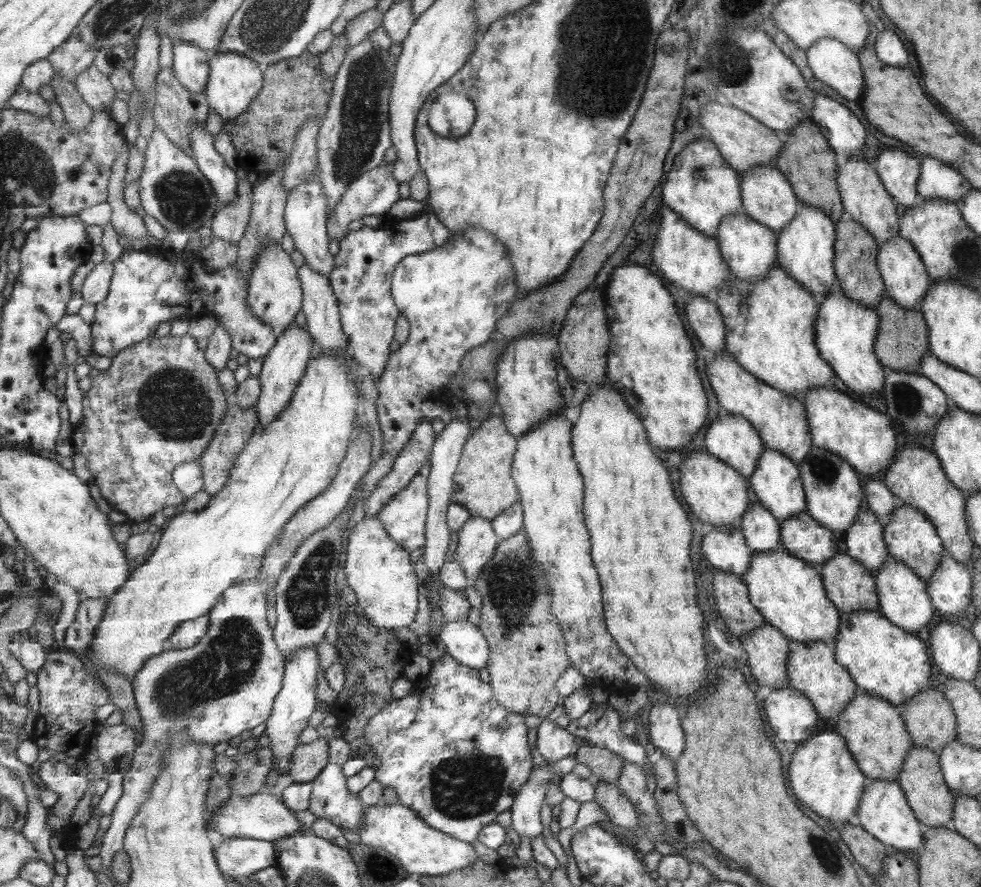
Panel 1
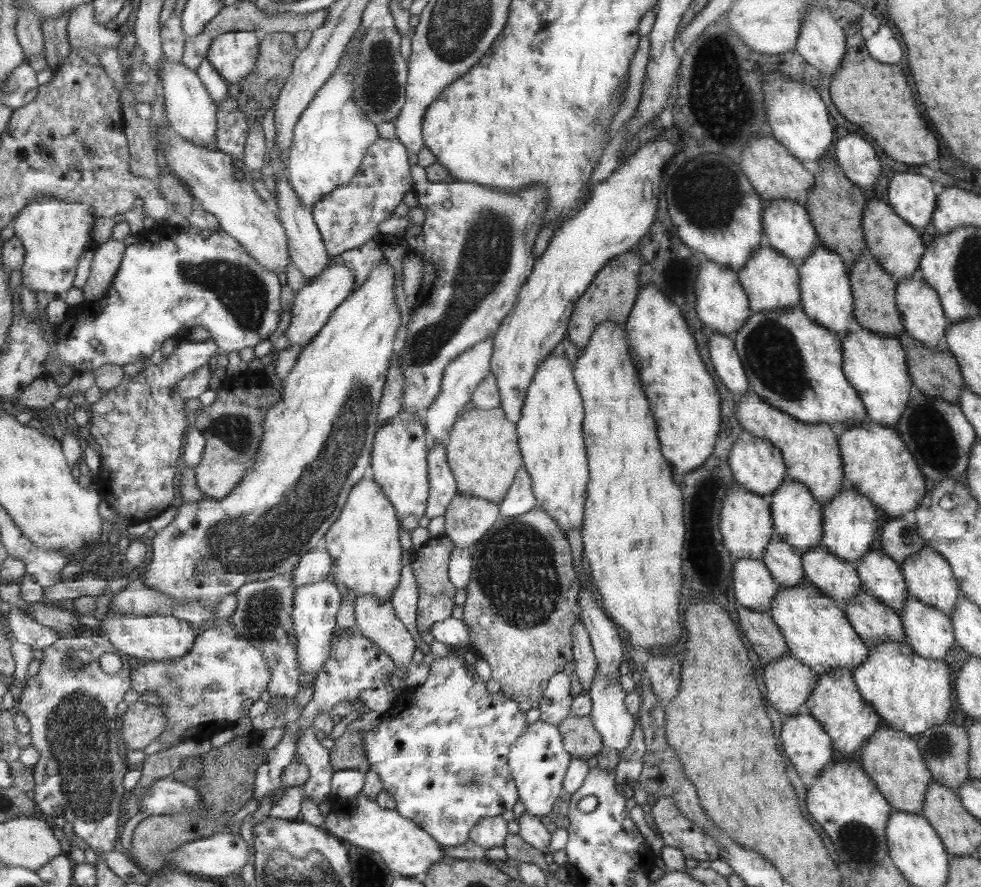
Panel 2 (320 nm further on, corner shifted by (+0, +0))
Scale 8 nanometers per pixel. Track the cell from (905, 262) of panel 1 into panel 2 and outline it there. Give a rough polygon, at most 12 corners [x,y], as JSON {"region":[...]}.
{"region":[[916,273],[898,281],[905,332],[940,348],[949,327],[936,290]]}

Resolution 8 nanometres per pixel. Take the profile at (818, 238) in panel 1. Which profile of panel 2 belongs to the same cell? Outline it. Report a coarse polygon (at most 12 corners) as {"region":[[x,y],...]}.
{"region":[[817,248],[797,264],[808,318],[839,337],[851,322],[843,259]]}

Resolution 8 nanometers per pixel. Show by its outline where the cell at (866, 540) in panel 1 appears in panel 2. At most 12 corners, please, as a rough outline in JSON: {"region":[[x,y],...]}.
{"region":[[879,548],[856,563],[862,590],[893,610],[908,594],[900,564]]}

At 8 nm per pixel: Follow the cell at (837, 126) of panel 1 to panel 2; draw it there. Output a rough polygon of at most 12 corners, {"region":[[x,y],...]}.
{"region":[[841,136],[833,158],[862,189],[881,172],[871,144],[859,136]]}

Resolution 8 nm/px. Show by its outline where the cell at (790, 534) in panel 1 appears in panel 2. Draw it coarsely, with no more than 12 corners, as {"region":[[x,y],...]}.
{"region":[[800,554],[804,580],[843,607],[863,587],[855,562]]}

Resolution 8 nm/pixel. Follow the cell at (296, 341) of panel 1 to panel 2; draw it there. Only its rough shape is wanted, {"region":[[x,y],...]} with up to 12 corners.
{"region":[[329,261],[296,292],[286,331],[308,345],[356,290],[356,274]]}

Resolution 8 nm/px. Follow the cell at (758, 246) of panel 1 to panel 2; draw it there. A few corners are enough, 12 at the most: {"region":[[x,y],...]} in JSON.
{"region":[[767,244],[737,271],[751,313],[800,304],[797,264]]}

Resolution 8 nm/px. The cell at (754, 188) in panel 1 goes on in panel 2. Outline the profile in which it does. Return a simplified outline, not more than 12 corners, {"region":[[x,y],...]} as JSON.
{"region":[[767,201],[766,244],[796,264],[814,251],[803,204]]}

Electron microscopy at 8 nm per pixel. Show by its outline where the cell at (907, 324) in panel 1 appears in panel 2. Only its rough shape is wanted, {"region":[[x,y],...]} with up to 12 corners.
{"region":[[907,333],[898,339],[913,387],[958,405],[965,386],[944,345],[928,348]]}

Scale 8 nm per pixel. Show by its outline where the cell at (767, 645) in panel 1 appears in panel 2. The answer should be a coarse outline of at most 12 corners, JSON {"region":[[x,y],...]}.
{"region":[[787,654],[763,672],[765,698],[779,714],[804,711],[819,677]]}

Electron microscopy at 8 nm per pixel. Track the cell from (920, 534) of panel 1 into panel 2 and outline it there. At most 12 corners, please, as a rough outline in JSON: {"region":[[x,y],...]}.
{"region":[[922,548],[900,563],[908,594],[951,618],[948,561]]}

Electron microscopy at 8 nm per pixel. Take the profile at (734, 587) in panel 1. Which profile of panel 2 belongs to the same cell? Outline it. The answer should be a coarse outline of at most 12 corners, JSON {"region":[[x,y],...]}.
{"region":[[735,607],[739,626],[761,663],[788,654],[768,612]]}

